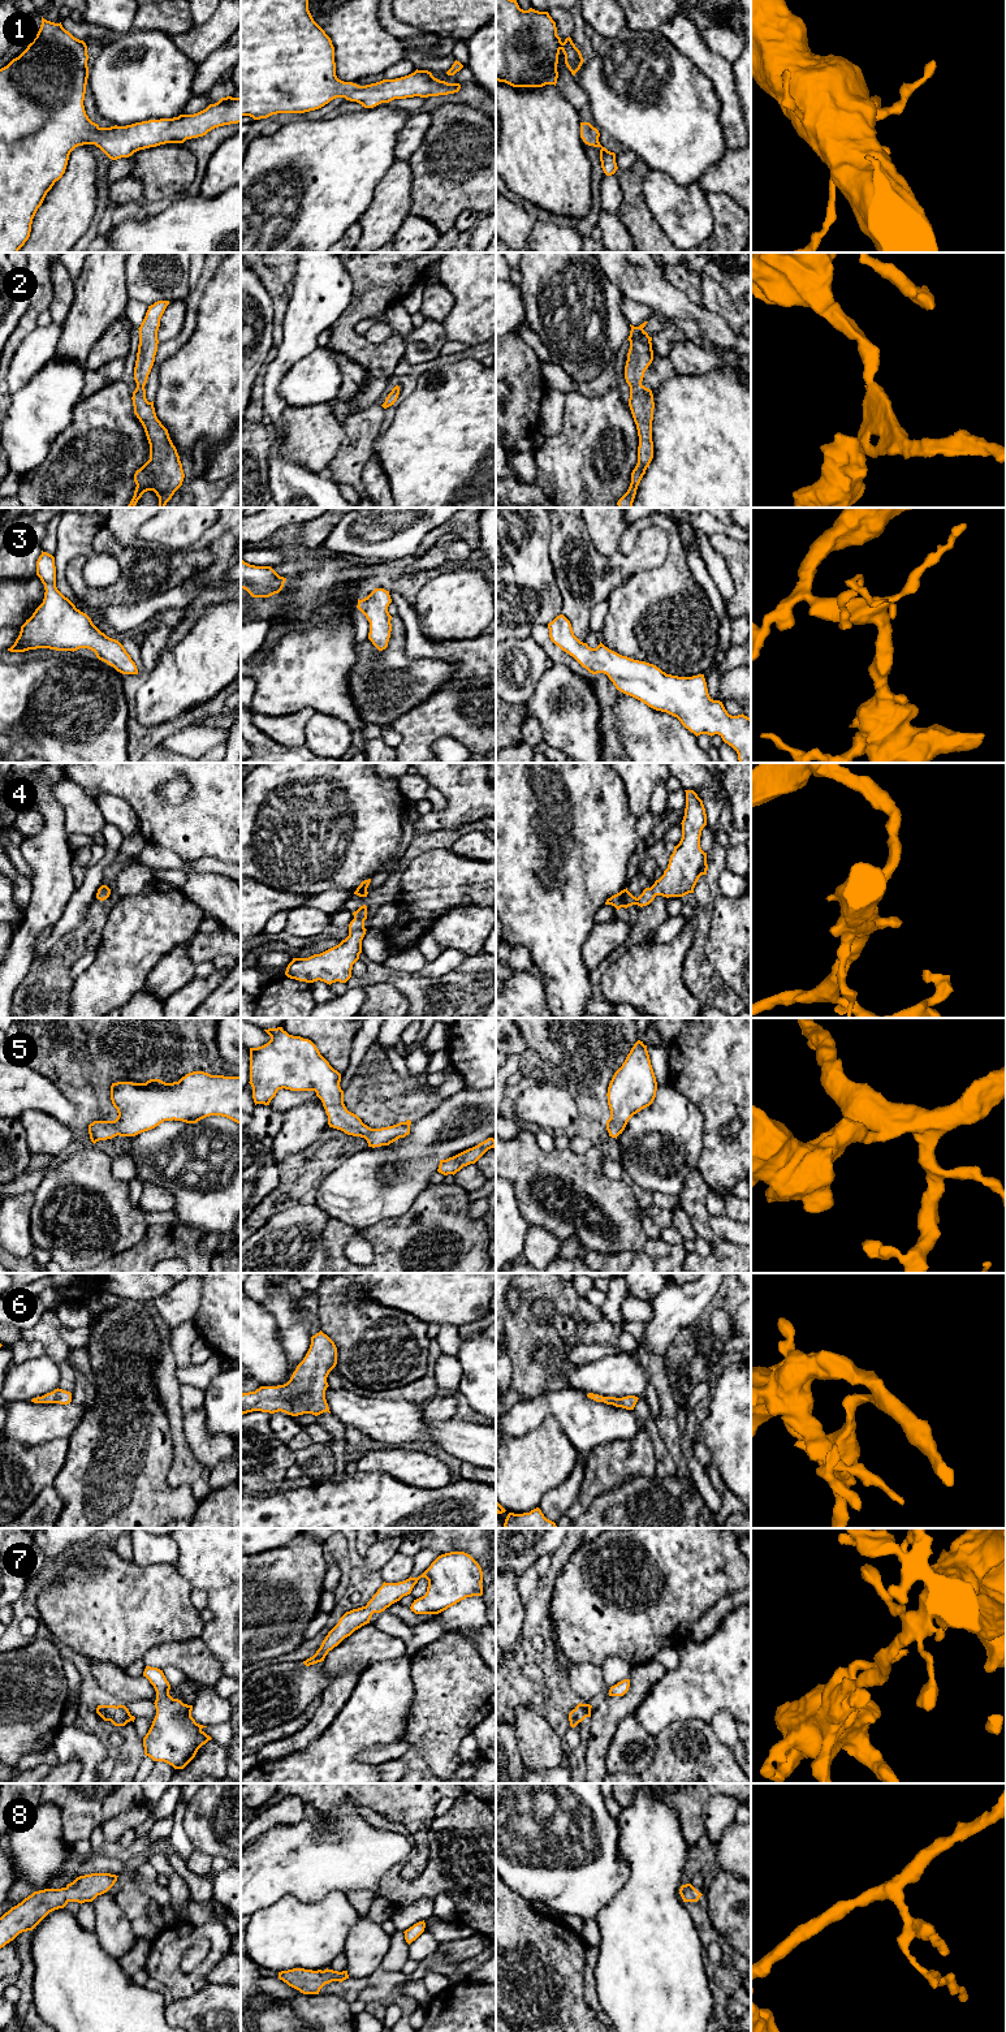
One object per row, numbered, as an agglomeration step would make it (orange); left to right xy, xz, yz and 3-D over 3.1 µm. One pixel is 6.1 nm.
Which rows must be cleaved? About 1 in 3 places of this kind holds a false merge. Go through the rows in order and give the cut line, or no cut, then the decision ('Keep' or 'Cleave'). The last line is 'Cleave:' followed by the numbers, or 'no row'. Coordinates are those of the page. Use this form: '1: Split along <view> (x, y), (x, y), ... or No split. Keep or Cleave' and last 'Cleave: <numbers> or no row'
1: No split. Keep
2: No split. Keep
3: No split. Keep
4: No split. Keep
5: No split. Keep
6: No split. Keep
7: No split. Keep
8: No split. Keep
Cleave: no row

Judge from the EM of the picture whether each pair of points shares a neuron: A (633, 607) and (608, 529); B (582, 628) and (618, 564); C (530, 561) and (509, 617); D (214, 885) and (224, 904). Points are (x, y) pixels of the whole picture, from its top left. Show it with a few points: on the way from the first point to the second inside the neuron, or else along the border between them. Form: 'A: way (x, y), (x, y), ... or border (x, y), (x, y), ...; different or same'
A: border (629, 527), (621, 536), (616, 551); different
B: way (582, 612), (594, 599), (595, 591), (607, 579); same
C: way (530, 576), (530, 596), (523, 603); same
D: way (214, 889), (223, 900); same

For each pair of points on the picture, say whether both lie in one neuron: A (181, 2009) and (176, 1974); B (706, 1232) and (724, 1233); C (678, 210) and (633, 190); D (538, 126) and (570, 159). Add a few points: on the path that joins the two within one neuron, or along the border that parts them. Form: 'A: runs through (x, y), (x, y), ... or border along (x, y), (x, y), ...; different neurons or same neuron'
A: border along (207, 1985), (203, 1985), (191, 1996), (175, 2001); different neurons
B: border along (711, 1216), (711, 1229), (717, 1237); different neurons
C: border along (648, 168), (643, 182), (643, 199), (659, 223); different neurons
D: runs through (545, 134), (562, 151); same neuron

